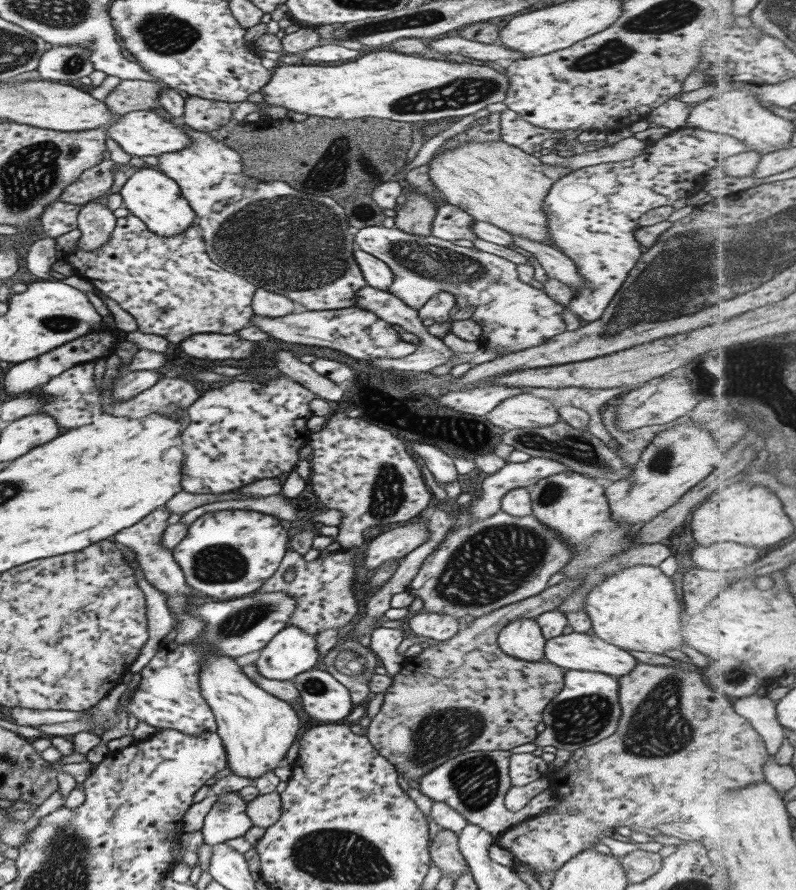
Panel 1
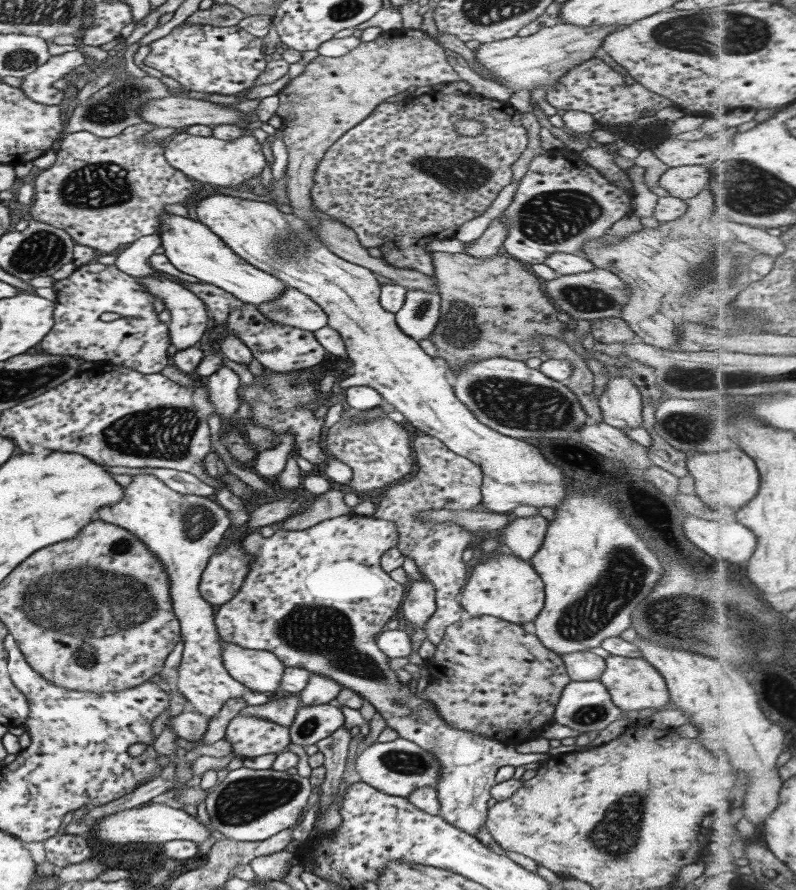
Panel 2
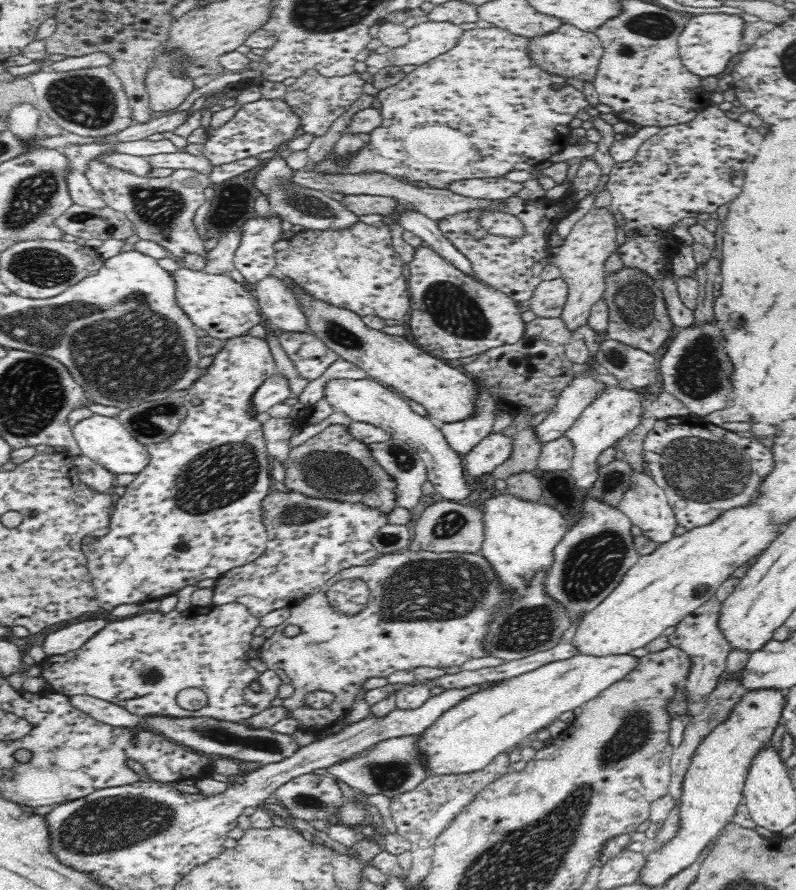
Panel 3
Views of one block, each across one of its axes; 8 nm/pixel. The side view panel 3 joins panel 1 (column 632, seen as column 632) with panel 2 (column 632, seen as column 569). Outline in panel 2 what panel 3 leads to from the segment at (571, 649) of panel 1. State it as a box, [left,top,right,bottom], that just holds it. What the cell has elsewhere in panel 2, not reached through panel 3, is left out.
[597,654,668,711]

